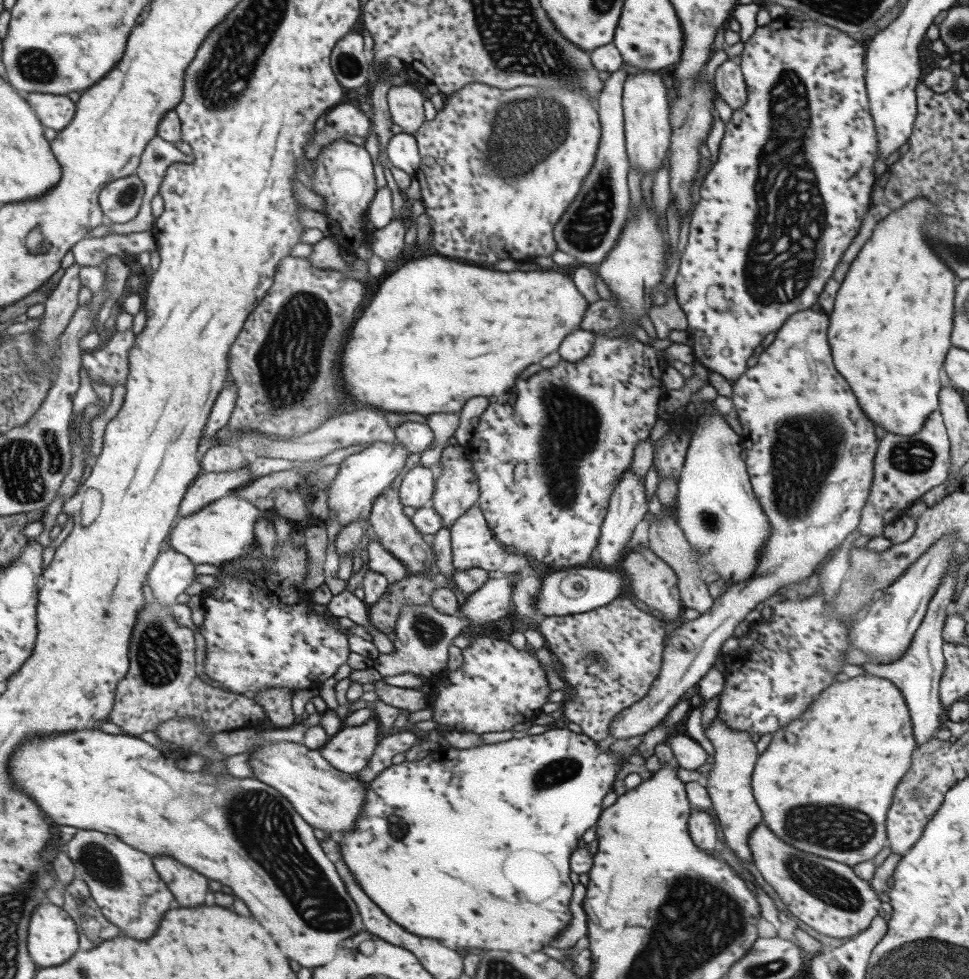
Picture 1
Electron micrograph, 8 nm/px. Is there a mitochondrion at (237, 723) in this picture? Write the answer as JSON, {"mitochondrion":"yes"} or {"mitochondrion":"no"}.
{"mitochondrion":"no"}

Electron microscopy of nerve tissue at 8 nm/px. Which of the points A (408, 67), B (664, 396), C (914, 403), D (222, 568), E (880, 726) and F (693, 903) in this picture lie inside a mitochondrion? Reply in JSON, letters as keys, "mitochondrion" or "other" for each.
{"A":"other","B":"other","C":"other","D":"other","E":"other","F":"mitochondrion"}

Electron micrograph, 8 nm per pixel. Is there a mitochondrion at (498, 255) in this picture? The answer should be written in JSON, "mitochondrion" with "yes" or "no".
{"mitochondrion":"no"}

